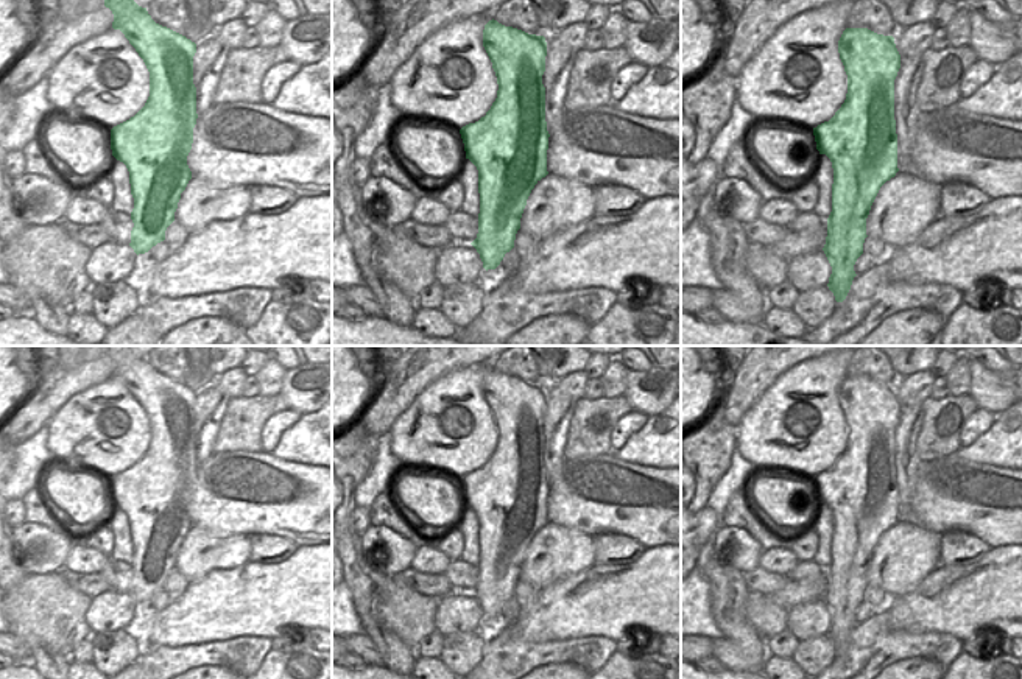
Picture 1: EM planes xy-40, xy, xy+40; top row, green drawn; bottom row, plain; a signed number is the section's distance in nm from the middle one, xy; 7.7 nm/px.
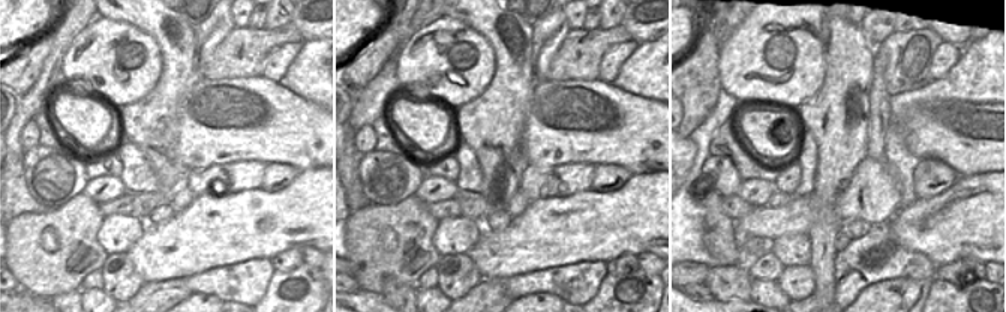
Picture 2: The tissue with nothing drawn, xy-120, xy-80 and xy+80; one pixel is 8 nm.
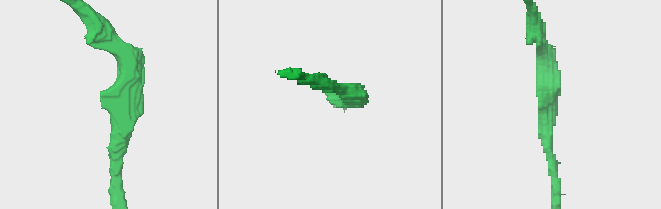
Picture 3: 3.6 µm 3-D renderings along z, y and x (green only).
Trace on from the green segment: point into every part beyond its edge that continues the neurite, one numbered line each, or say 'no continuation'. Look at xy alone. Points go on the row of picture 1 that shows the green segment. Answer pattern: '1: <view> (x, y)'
no continuation

